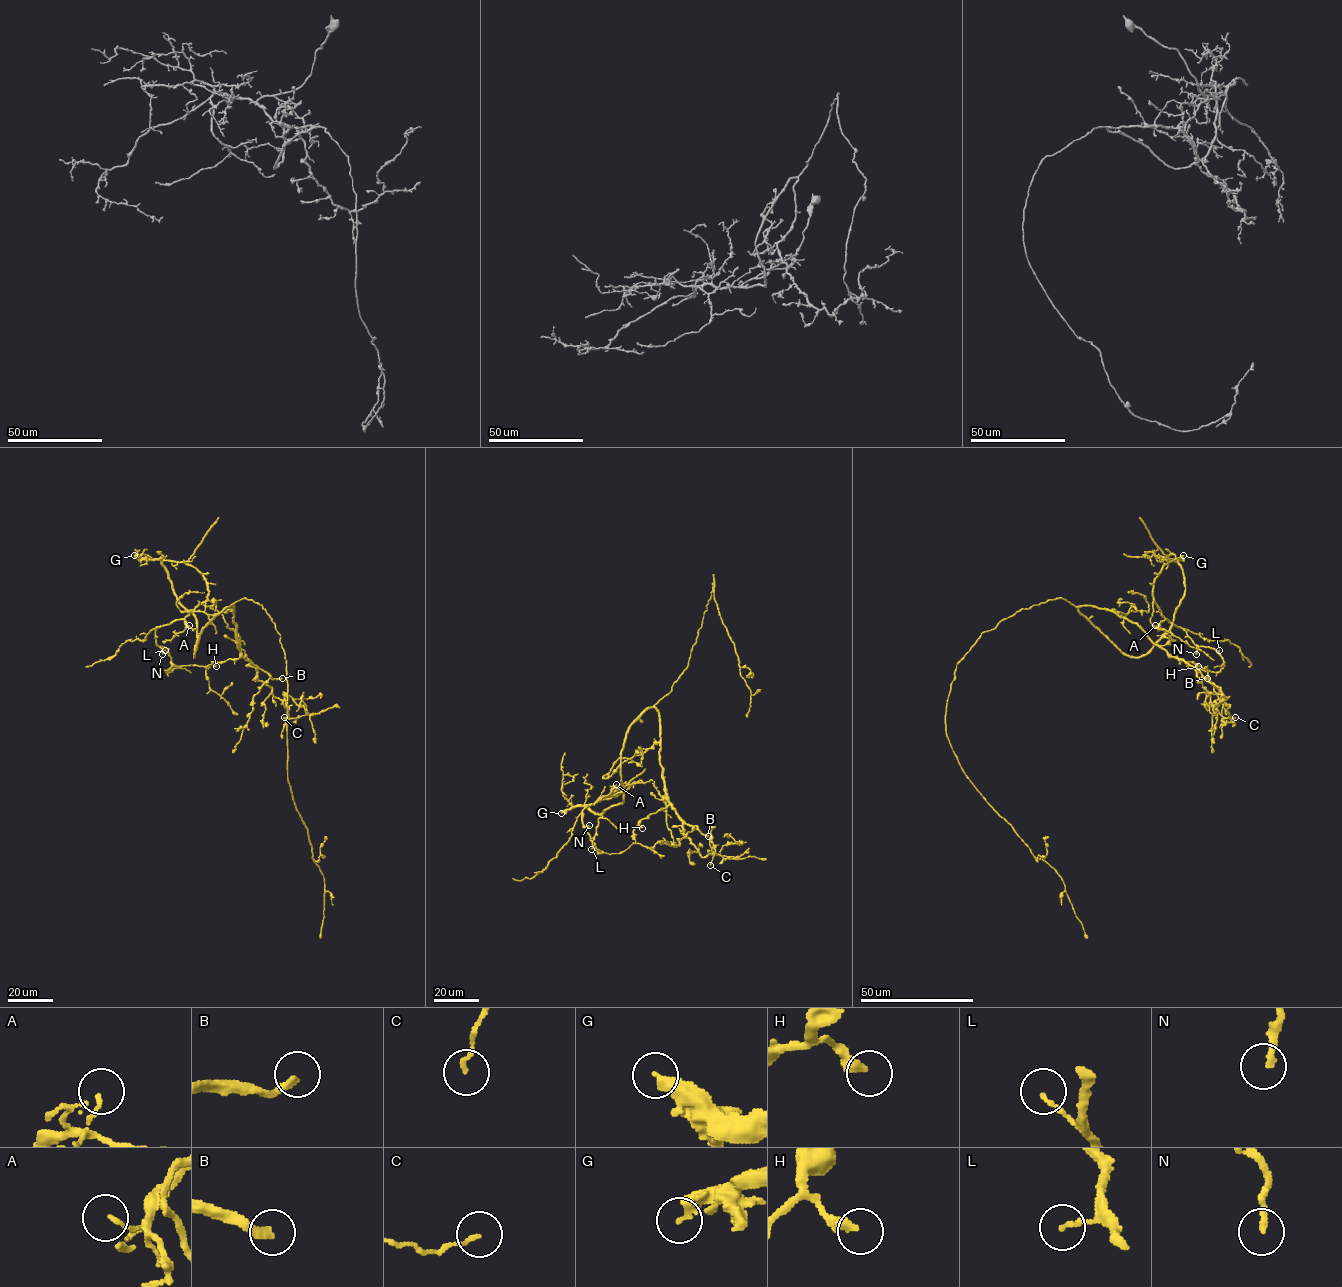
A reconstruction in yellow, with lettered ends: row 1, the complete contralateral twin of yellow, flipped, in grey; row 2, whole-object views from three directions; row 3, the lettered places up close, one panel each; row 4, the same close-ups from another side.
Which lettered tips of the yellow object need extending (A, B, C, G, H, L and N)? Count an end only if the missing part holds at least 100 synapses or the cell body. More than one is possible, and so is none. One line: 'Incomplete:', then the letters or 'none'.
Incomplete: B, G

